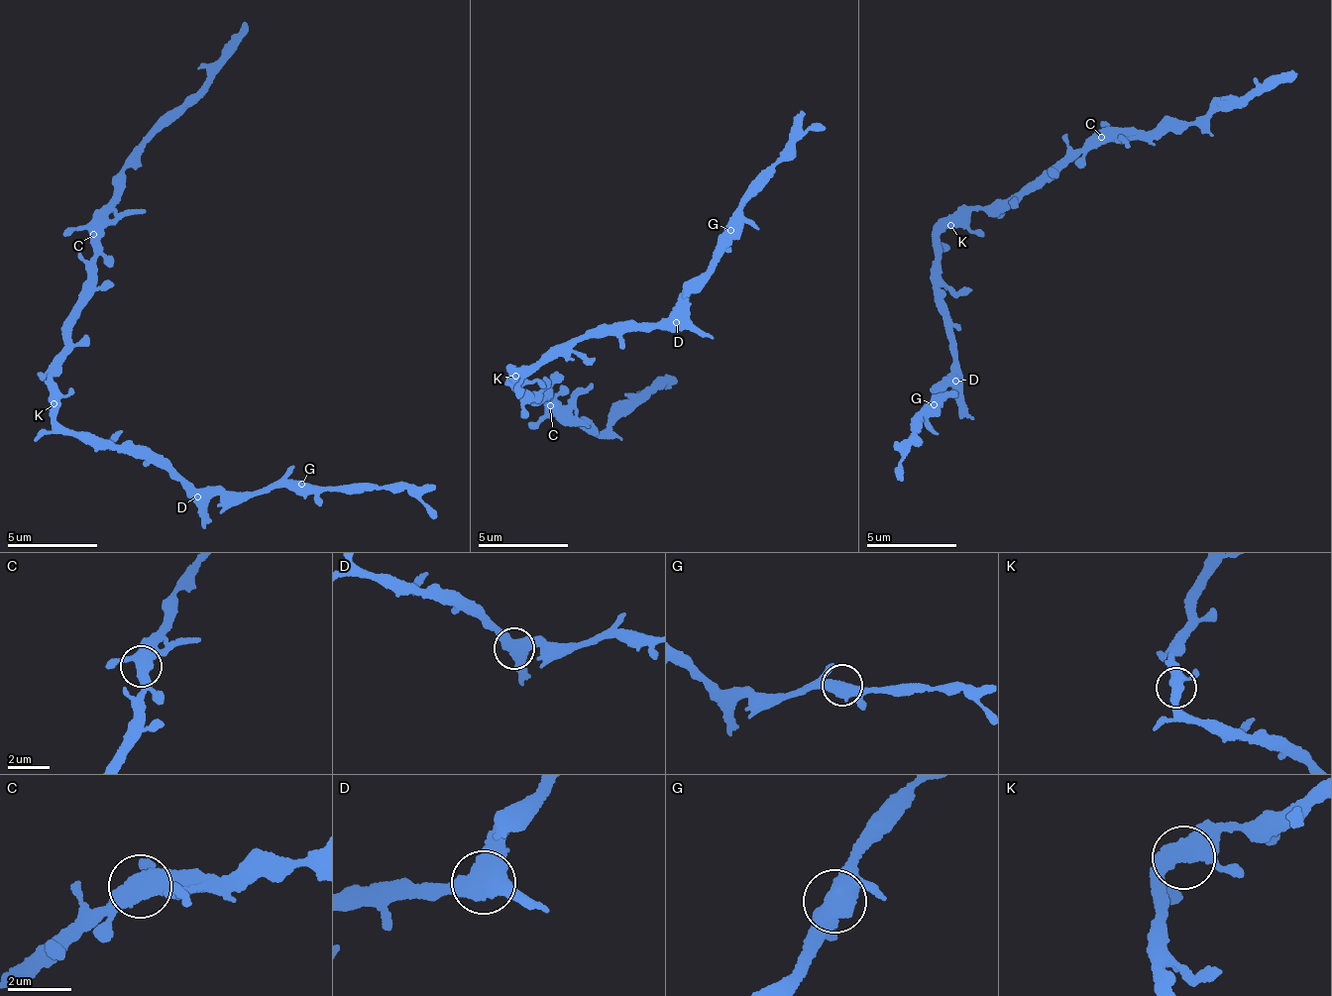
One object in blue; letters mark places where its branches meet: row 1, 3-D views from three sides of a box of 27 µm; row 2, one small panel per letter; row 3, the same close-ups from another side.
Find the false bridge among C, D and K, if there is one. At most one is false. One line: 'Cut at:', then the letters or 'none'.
Cut at: none

